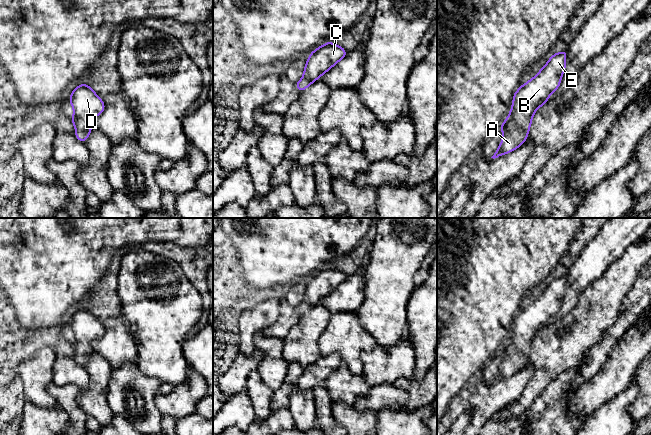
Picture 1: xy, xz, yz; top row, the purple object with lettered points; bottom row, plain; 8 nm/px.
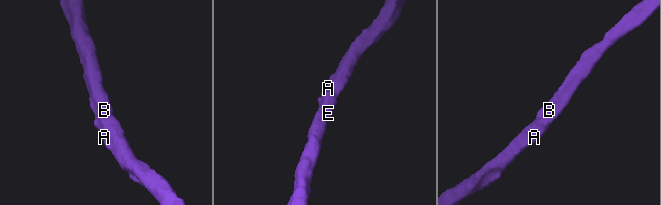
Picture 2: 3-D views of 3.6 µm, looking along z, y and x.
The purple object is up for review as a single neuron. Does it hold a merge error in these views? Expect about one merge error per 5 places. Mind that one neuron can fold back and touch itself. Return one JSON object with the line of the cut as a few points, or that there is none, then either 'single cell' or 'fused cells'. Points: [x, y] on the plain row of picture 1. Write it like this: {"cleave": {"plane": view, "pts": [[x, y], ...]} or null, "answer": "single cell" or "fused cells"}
{"cleave": null, "answer": "single cell"}

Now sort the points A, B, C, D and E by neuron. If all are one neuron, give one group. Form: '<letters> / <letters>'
A B C D E

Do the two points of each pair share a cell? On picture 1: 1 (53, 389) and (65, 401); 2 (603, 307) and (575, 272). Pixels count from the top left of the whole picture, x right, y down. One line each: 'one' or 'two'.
1: one
2: two

